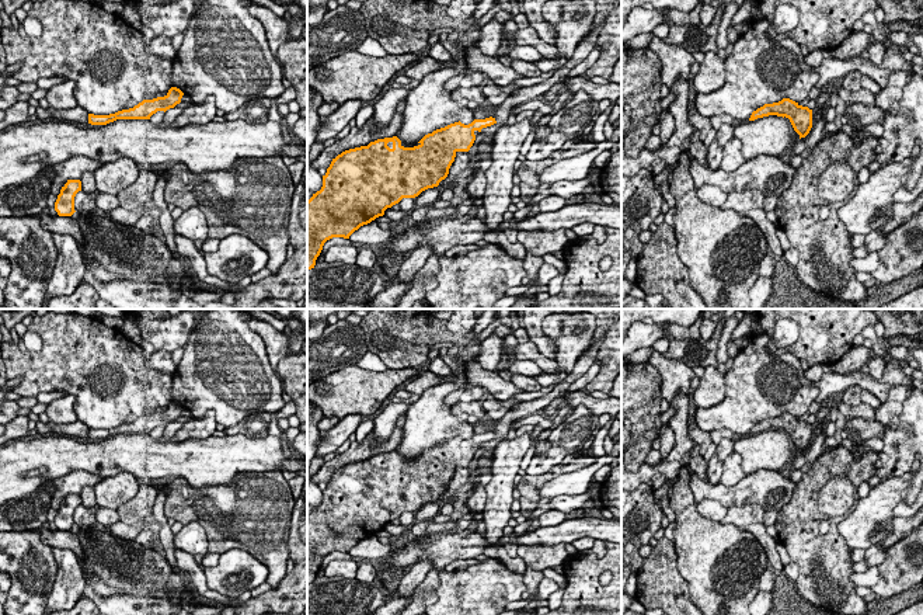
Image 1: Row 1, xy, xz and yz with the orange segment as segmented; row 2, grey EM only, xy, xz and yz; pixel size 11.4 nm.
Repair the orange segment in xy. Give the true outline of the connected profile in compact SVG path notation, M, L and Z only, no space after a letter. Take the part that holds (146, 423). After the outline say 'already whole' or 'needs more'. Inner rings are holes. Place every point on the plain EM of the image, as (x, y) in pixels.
M171 402L164 411L143 414L129 424L122 424L109 430L88 428L88 438L107 439L116 434L150 434L150 431L157 425L166 427L167 424L174 423L177 418L181 417L182 410L184 407L180 403Z; already whole

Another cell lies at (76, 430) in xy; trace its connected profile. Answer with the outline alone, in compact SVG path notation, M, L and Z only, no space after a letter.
M80 420L72 424L56 424L56 423L42 423L36 421L38 434L43 435L48 432L56 432L58 435L72 437L72 438L88 438L88 427Z

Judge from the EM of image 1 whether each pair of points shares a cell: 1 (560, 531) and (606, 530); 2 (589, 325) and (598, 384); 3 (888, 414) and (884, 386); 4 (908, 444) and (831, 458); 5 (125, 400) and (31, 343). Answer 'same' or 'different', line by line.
1: same
2: different
3: different
4: different
5: different

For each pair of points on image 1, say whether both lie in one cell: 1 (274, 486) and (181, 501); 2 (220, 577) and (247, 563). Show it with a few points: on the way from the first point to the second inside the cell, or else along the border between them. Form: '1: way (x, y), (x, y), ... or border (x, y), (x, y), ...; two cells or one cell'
1: way (251, 507), (204, 507); one cell
2: way (227, 570), (234, 563), (240, 563); one cell

